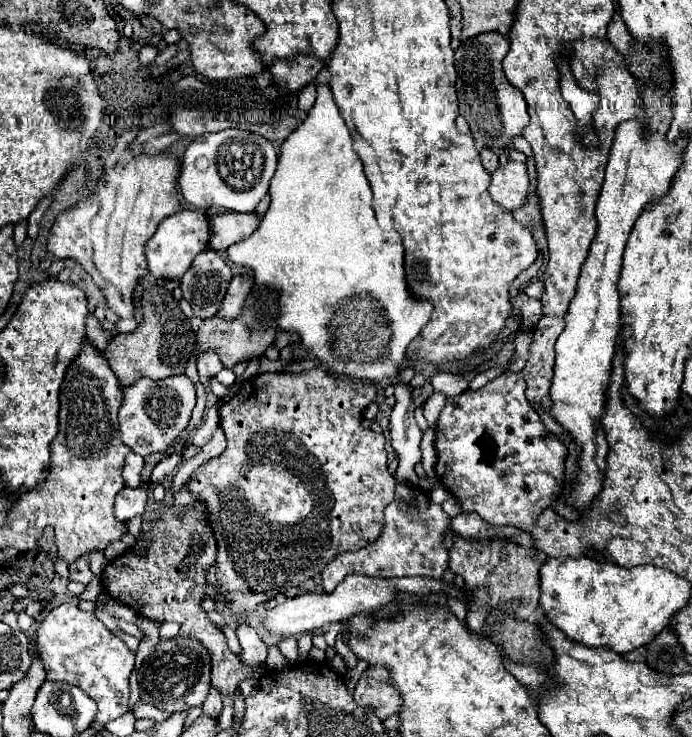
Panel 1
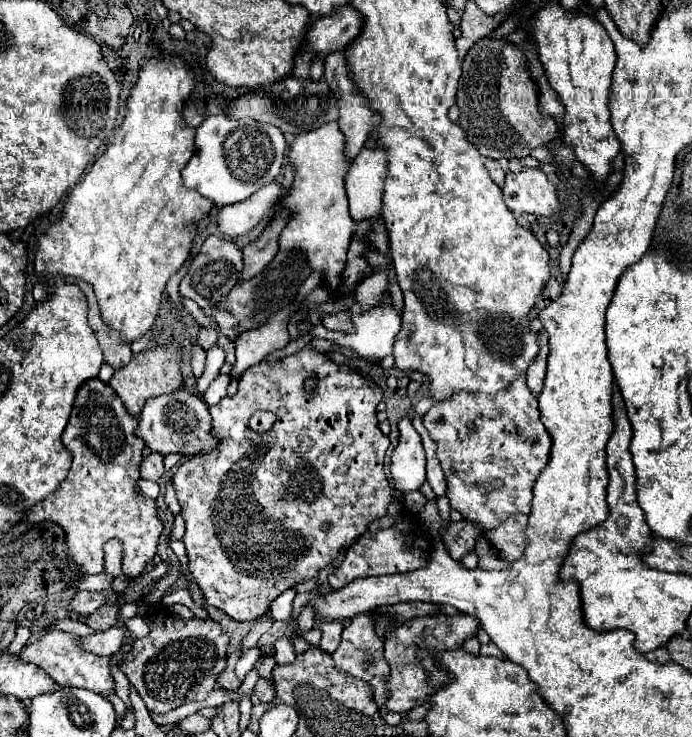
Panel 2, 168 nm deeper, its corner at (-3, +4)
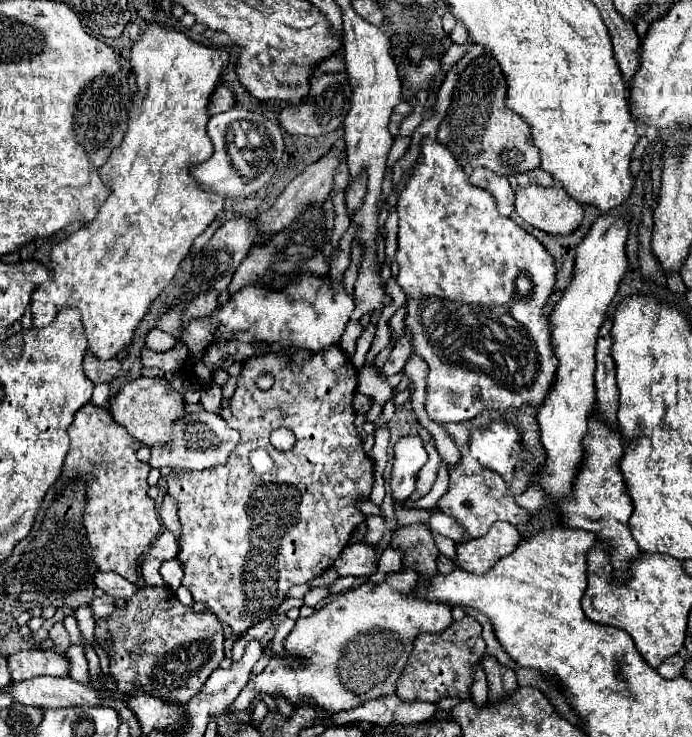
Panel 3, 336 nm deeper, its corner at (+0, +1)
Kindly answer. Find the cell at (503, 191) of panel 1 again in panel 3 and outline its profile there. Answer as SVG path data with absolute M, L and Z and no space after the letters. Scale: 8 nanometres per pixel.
M517 187L515 211L523 221L549 235L569 235L583 221L583 207L559 187Z

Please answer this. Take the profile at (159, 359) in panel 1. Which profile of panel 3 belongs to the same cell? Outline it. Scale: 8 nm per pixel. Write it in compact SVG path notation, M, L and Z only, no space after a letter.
M139 377L127 383L111 401L109 409L113 419L127 429L131 437L139 443L153 447L171 441L171 425L185 415L183 395L177 393L163 377Z

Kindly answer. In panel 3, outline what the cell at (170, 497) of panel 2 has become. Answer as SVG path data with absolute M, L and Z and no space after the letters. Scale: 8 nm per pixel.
M165 529L143 561L145 587L135 591L123 609L113 609L109 617L97 619L95 639L109 655L109 673L115 677L119 691L131 691L135 683L143 683L151 695L187 703L201 691L203 683L219 667L225 655L223 625L219 619L215 619L215 615L207 609L195 613L191 607L181 605L159 575L161 563L175 559L177 551L177 539Z

